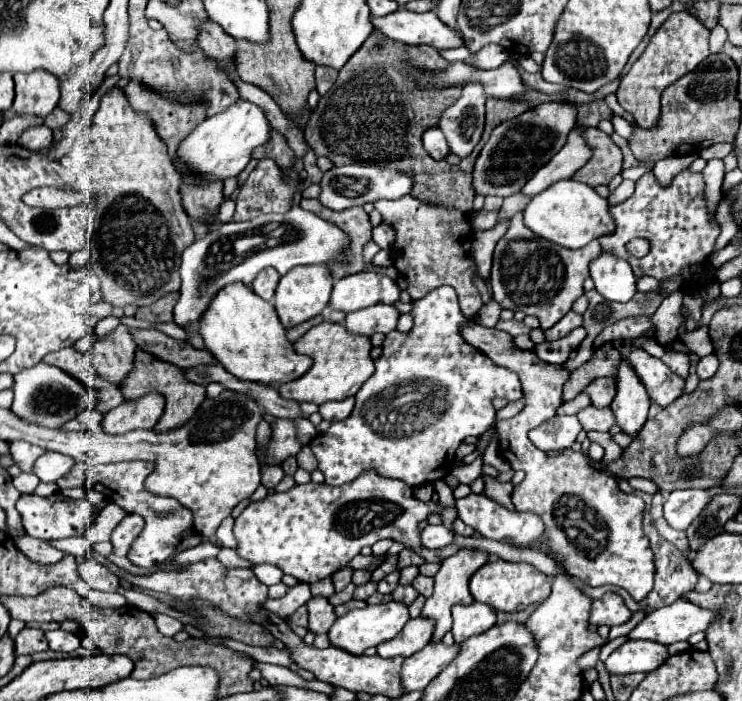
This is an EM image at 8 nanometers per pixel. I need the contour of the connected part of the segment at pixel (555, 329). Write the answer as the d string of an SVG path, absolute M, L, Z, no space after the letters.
M569 311L557 325L553 325L551 329L547 329L545 331L545 335L547 335L547 341L553 341L553 339L561 339L561 337L565 337L567 333L571 333L573 329L577 329L577 327L581 327L583 325L583 317L579 315L579 313L575 313L575 311Z

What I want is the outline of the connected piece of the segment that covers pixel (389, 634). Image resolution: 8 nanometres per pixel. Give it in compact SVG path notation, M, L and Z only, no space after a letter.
M391 601L391 603L381 603L381 605L367 605L363 609L353 609L347 615L339 617L327 635L329 635L329 643L333 647L343 649L351 655L363 655L365 649L391 641L403 629L403 625L407 621L409 621L409 611L407 611L407 605L403 605L403 603Z

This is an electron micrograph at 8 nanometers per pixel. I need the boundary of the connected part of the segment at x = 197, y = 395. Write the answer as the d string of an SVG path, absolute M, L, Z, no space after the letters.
M137 351L135 353L135 367L127 375L127 379L123 381L121 393L123 393L125 401L135 401L137 397L143 397L143 395L147 395L151 391L161 393L165 397L165 401L167 401L165 413L163 413L163 417L159 419L159 425L157 425L159 427L157 433L165 433L169 429L183 427L193 417L193 413L199 409L199 405L205 401L205 387L189 383L185 379L185 371L183 369L179 369L175 365L167 365L165 361L155 361L155 357L151 357L149 353Z

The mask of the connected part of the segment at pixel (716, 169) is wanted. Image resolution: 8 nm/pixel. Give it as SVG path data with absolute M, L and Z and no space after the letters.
M711 159L703 169L705 193L707 193L707 201L711 207L717 207L717 203L721 201L723 175L725 175L725 167L723 167L723 161L719 161L719 159Z

